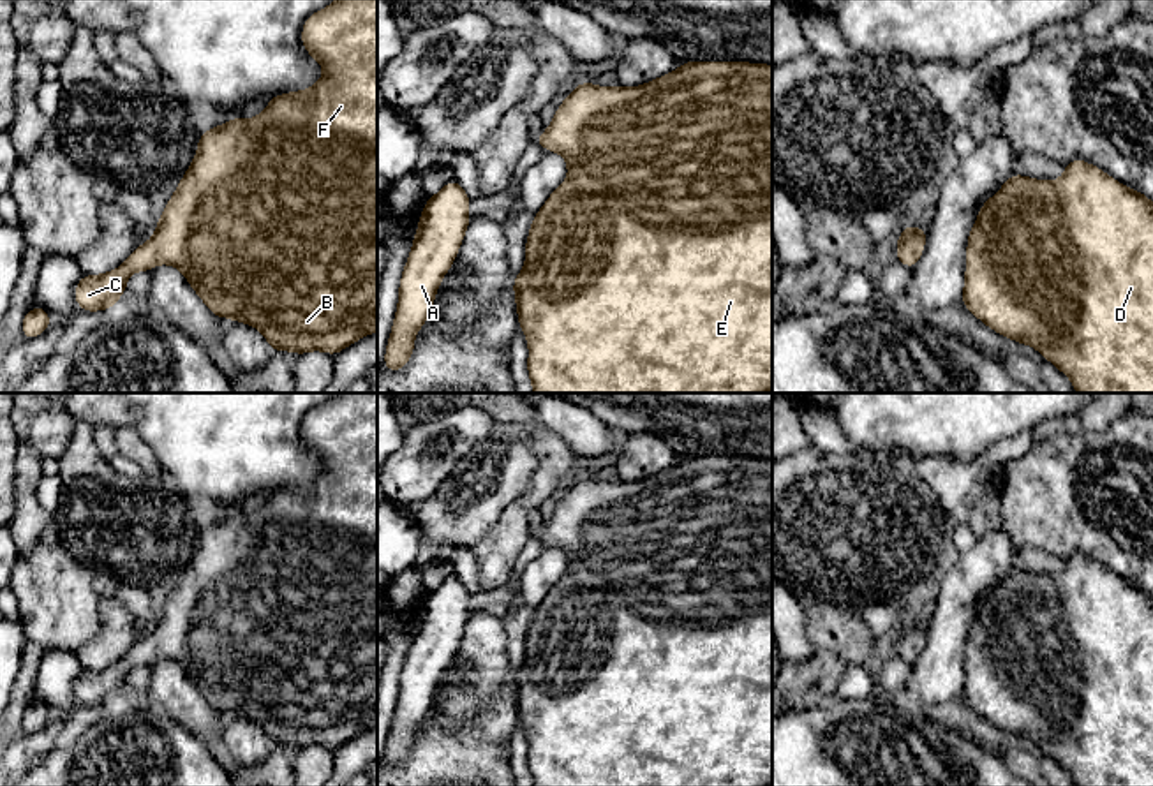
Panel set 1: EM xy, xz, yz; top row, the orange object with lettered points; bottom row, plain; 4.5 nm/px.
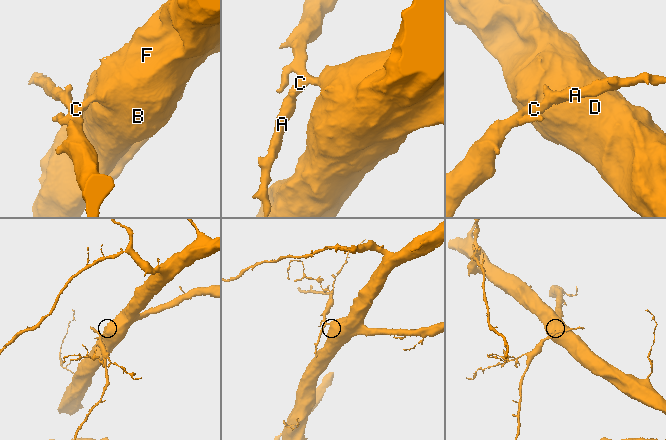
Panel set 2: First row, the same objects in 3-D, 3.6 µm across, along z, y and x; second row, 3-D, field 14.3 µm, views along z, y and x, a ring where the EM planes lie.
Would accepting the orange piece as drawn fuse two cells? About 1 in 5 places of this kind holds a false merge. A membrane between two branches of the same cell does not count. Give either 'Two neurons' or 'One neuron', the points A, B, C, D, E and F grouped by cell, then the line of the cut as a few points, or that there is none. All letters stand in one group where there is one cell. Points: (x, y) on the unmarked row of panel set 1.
One neuron. Groups: A B C D E F. No split

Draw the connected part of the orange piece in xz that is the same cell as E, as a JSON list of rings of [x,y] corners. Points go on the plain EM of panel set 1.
[[[681,456],[673,467],[640,481],[596,481],[582,476],[564,492],[547,525],[532,532],[547,545],[561,548],[568,557],[568,575],[559,580],[532,612],[525,636],[525,659],[513,673],[518,723],[527,731],[527,768],[532,786],[772,786],[772,460],[749,456]]]

